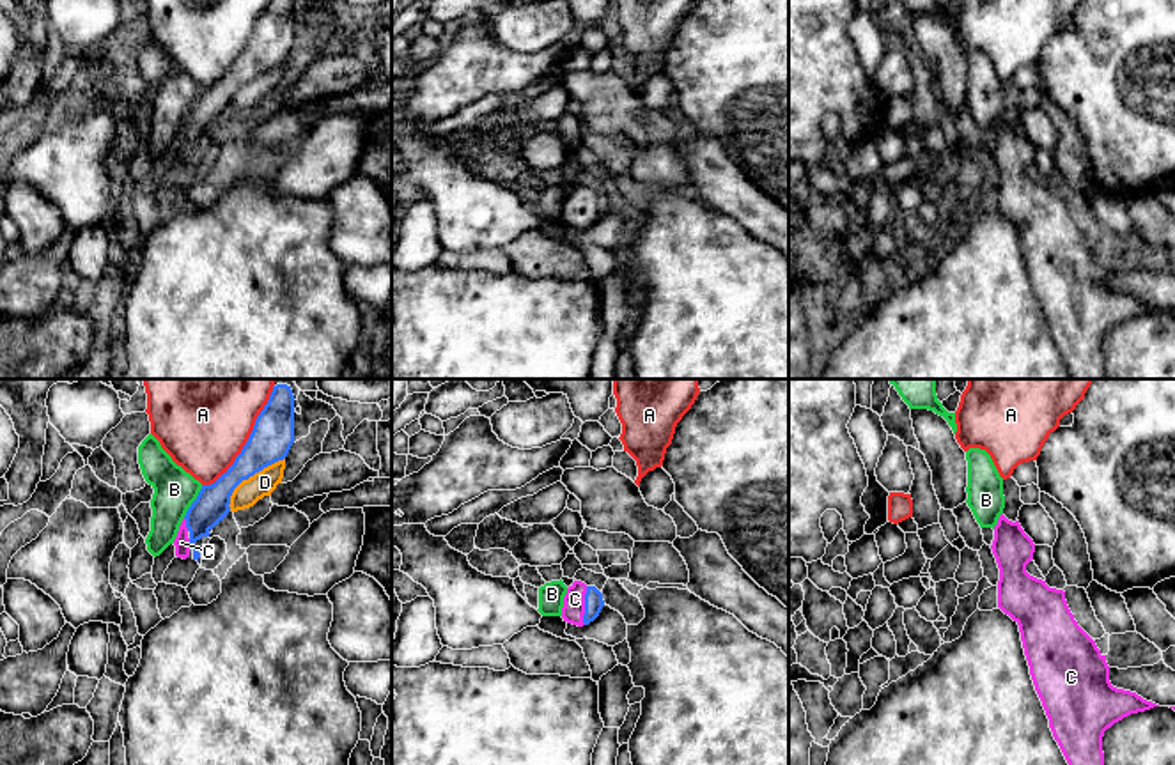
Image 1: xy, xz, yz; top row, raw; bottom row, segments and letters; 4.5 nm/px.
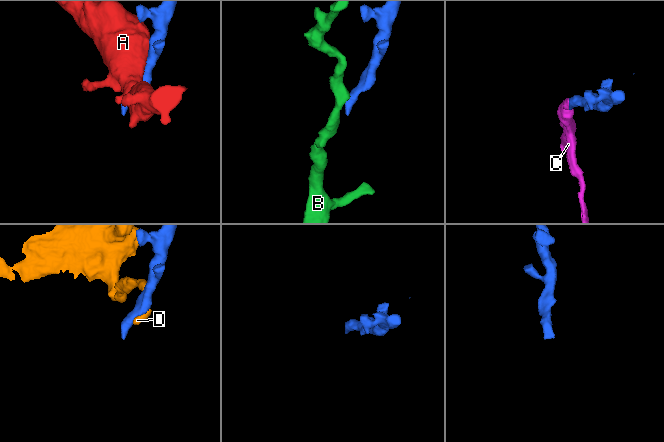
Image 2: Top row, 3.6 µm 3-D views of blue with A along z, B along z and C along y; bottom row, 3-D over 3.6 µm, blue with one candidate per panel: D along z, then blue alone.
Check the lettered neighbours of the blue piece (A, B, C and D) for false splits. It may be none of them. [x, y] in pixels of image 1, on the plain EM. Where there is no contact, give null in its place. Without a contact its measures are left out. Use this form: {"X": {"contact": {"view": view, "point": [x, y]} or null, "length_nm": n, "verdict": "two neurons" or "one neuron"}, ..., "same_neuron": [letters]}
{"A": {"contact": {"view": "xy", "point": [245, 48]}, "length_nm": 500, "verdict": "two neurons"}, "B": {"contact": {"view": "xy", "point": [194, 105]}, "length_nm": 180, "verdict": "two neurons"}, "C": {"contact": {"view": "xz", "point": [585, 209]}, "length_nm": 180, "verdict": "one neuron"}, "D": {"contact": {"view": "xy", "point": [249, 80]}, "length_nm": 360, "verdict": "two neurons"}, "same_neuron": ["C"]}

